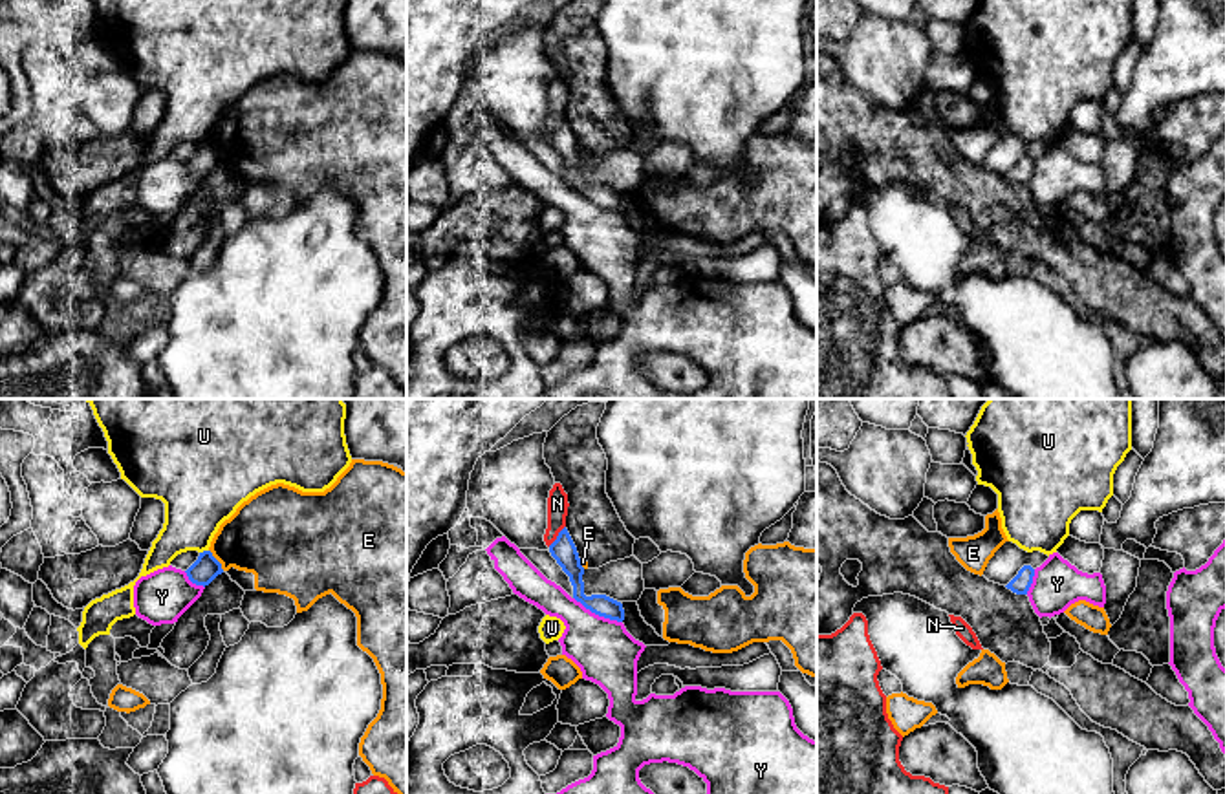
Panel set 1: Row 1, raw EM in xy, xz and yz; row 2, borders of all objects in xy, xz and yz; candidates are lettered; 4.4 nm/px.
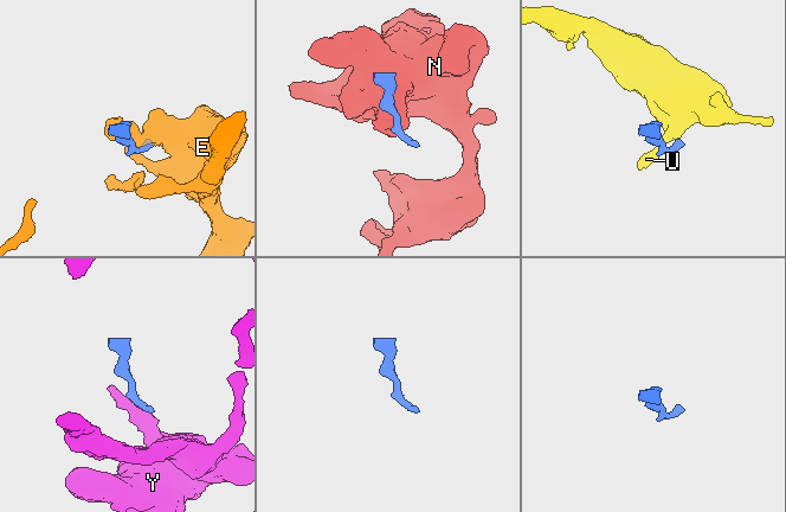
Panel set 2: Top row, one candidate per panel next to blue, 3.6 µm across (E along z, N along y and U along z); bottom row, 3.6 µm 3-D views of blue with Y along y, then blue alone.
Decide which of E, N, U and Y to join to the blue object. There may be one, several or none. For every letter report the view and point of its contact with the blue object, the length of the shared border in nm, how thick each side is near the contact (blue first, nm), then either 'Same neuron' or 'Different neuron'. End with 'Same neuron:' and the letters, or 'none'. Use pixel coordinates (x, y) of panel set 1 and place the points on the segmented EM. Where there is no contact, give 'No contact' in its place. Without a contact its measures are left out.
E: Touches blue at xy (216, 560). Shared border 120 nm. Thickness 110 nm (blue) against 360 nm. Different neuron
N: Touches blue at xz (557, 536). Shared border 120 nm. Thickness 110 nm (blue) against 100 nm. Different neuron
U: Touches blue at xy (204, 551). Shared border 40 nm. Thickness 110 nm (blue) against 320 nm. Different neuron
Y: Touches blue at xz (597, 613). Shared border 240 nm. Thickness 90 nm (blue) against 280 nm. Different neuron
Same neuron: none

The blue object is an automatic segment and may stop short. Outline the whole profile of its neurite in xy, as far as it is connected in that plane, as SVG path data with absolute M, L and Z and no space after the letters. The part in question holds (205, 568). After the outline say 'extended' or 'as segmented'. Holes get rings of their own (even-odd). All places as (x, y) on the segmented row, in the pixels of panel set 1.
M211 551L200 553L198 560L185 571L189 580L196 585L209 585L218 574L223 573L222 563Z | as segmented

